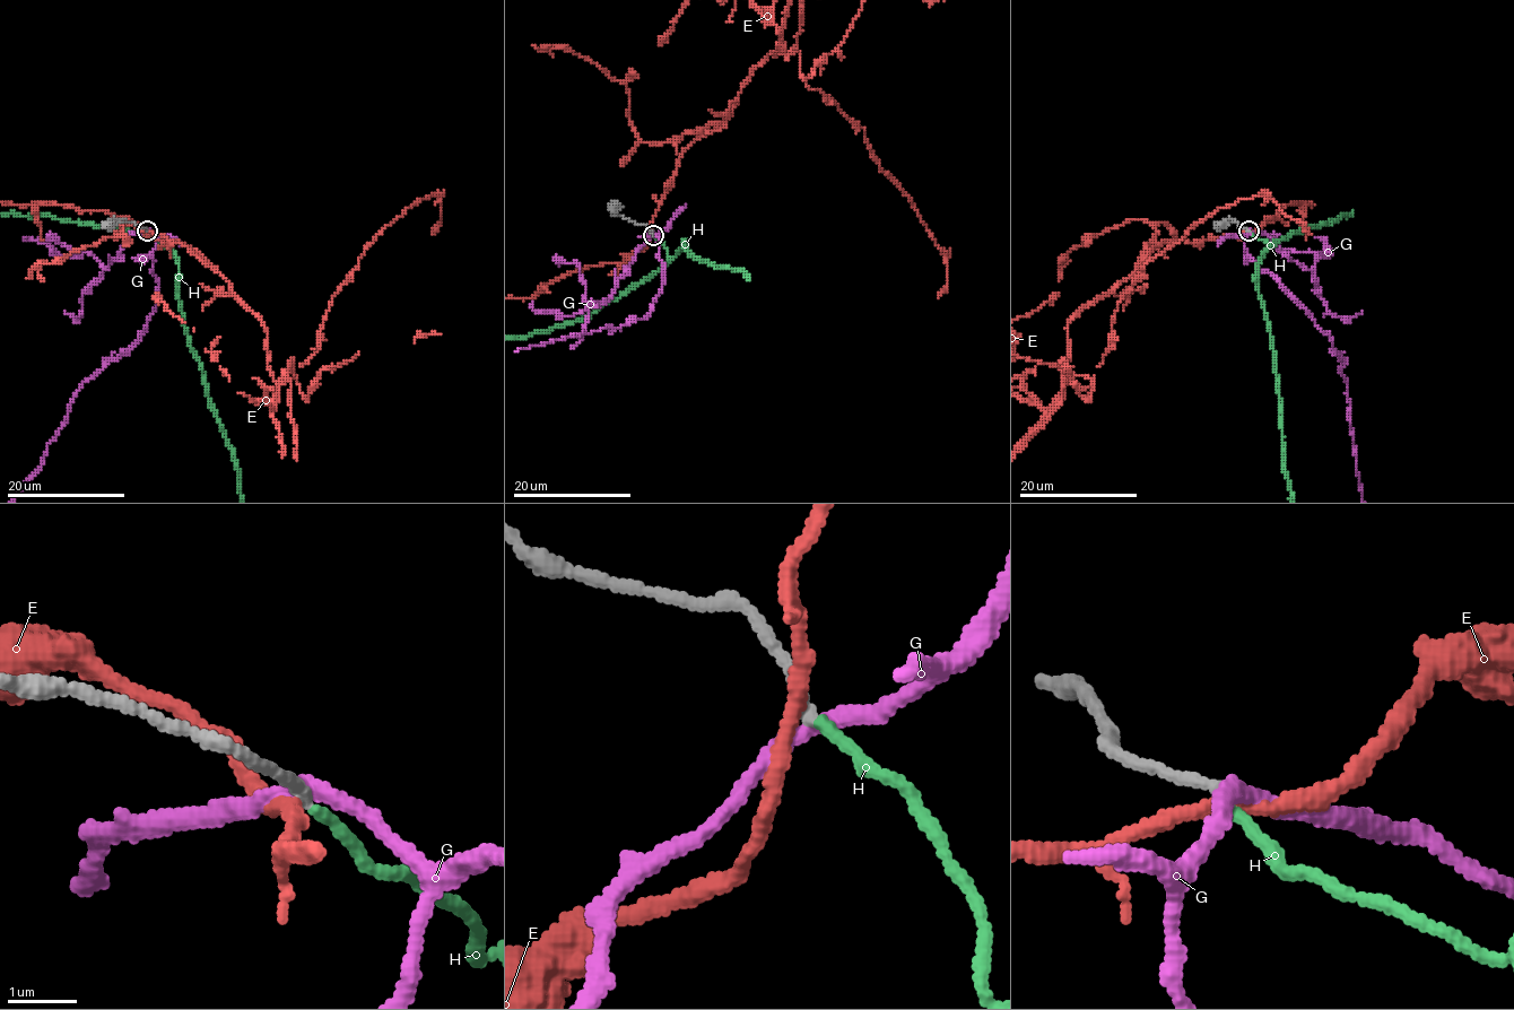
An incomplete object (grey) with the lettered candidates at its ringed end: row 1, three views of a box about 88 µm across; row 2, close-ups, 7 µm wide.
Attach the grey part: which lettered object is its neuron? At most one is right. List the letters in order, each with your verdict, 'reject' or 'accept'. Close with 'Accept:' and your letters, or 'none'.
E: reject
G: reject
H: accept
Accept: H

